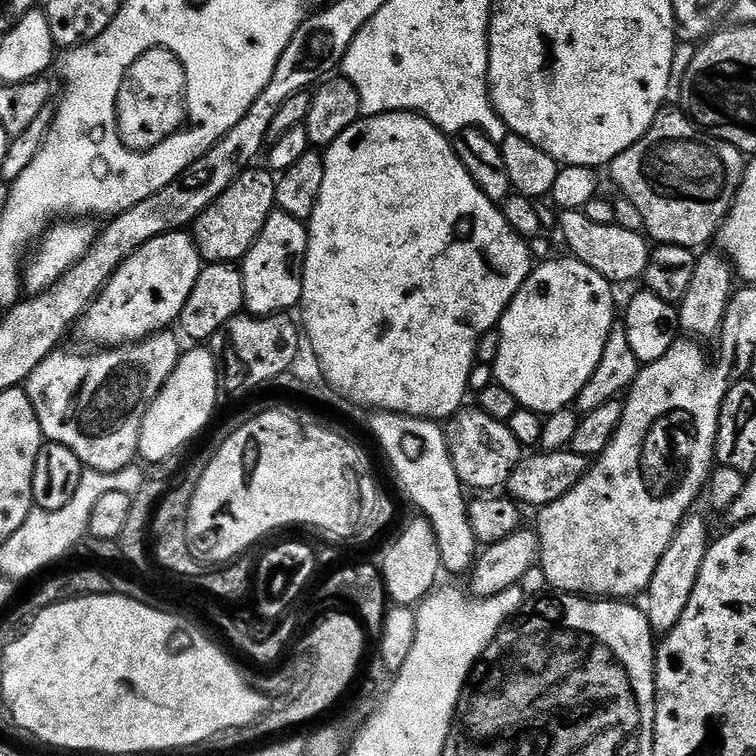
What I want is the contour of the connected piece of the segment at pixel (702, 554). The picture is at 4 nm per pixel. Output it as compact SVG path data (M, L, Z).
M695 514L685 516L670 546L666 546L666 554L662 554L662 562L658 562L658 570L654 570L654 578L650 578L646 589L646 615L653 633L667 634L674 628L678 618L682 618L682 610L686 610L686 602L690 602L694 582L698 582L698 570L702 570L702 562L708 553L709 543L707 522Z

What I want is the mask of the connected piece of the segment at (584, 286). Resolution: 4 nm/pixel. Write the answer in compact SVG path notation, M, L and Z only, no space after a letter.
M567 259L537 263L528 275L527 282L508 303L498 325L500 345L494 365L495 383L506 386L506 390L514 394L519 407L541 414L557 412L575 401L582 386L590 382L594 370L598 368L602 350L606 350L606 338L612 333L612 325L618 320L616 300L612 297L612 281L602 278L598 270L590 270L590 266L580 260Z

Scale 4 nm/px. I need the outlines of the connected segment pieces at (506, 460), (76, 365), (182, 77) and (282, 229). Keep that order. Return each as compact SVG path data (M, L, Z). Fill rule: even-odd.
M478 406L461 407L455 416L446 424L448 449L450 458L454 462L454 470L458 474L461 484L469 489L496 490L507 483L516 465L522 459L522 446L510 434L507 423L490 418Z
M172 330L154 332L131 344L101 347L93 356L51 352L26 381L45 441L74 450L85 469L114 472L133 463L140 451L140 431L149 403L160 393L182 351L175 335Z
M148 44L124 65L117 80L112 101L113 131L124 138L128 152L148 152L180 130L186 120L187 102L186 70L178 54L169 45Z
M274 210L242 261L244 306L254 316L278 316L295 309L302 296L304 255L308 249L305 221ZM292 308L292 309L288 309Z

